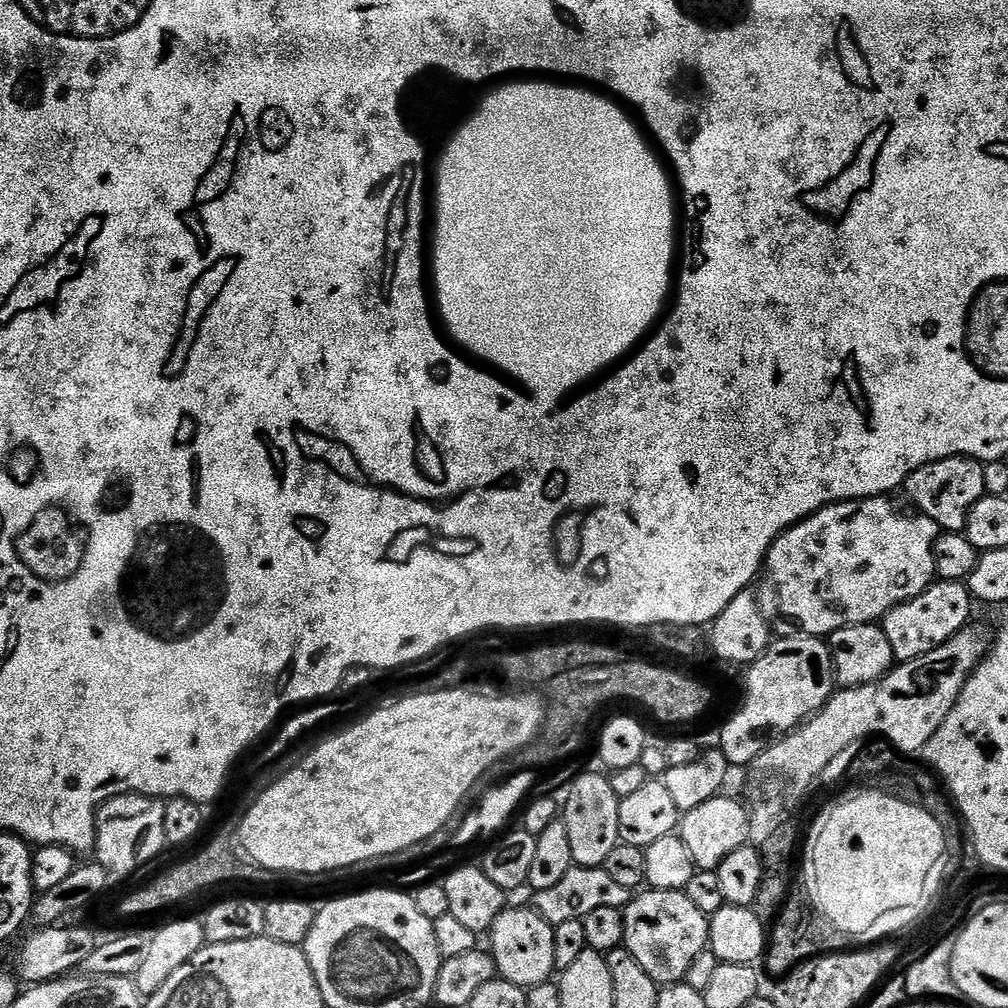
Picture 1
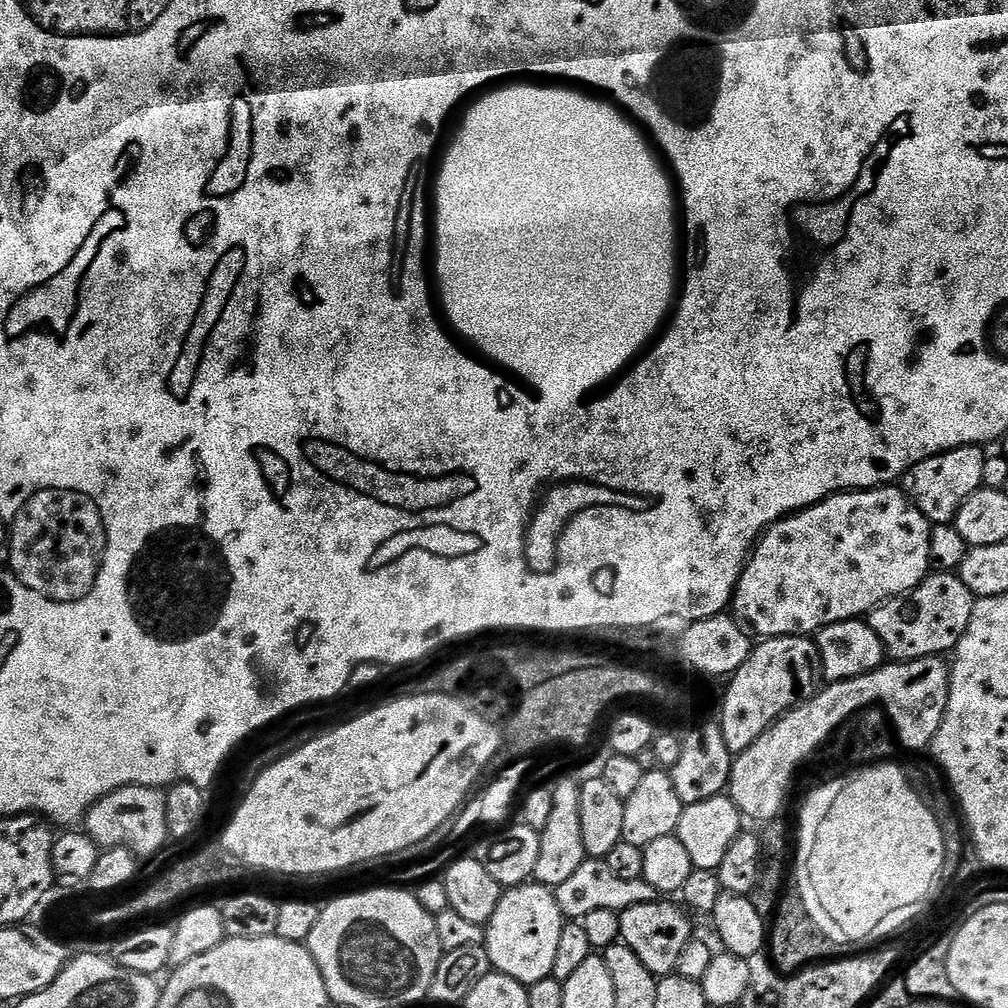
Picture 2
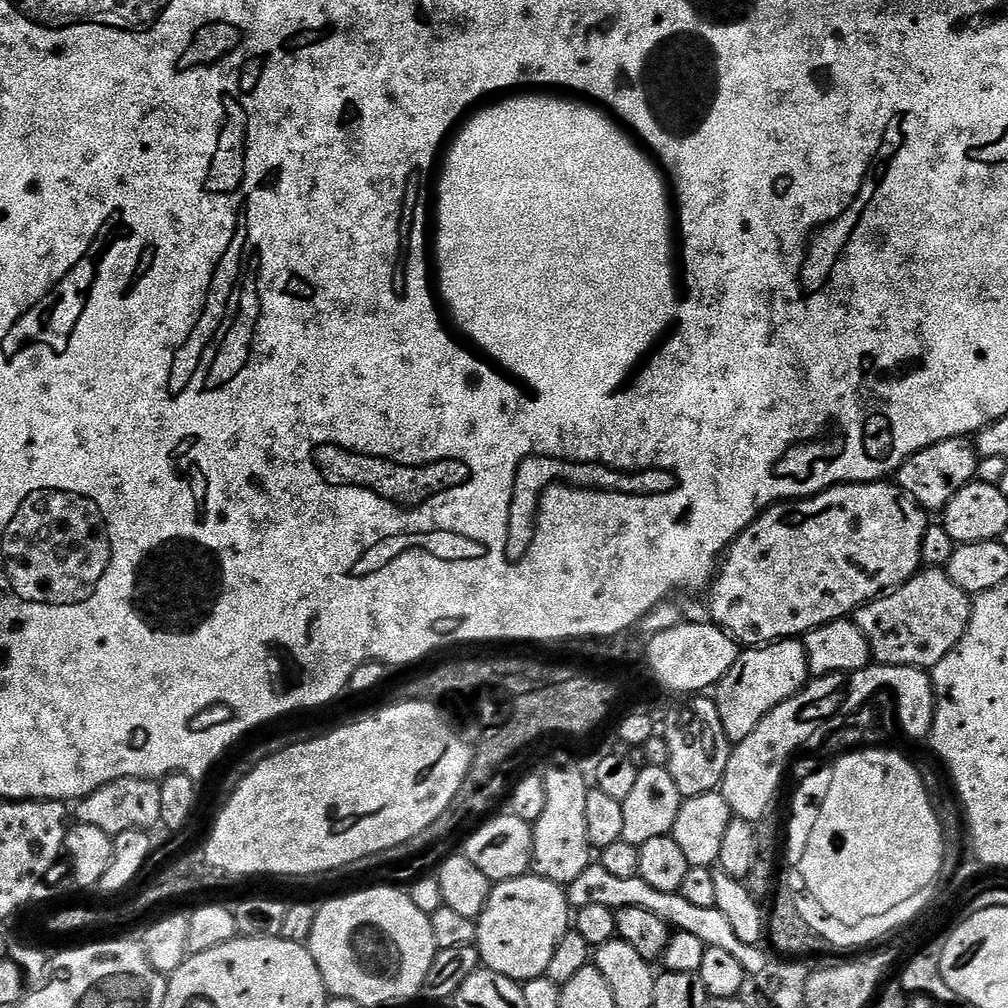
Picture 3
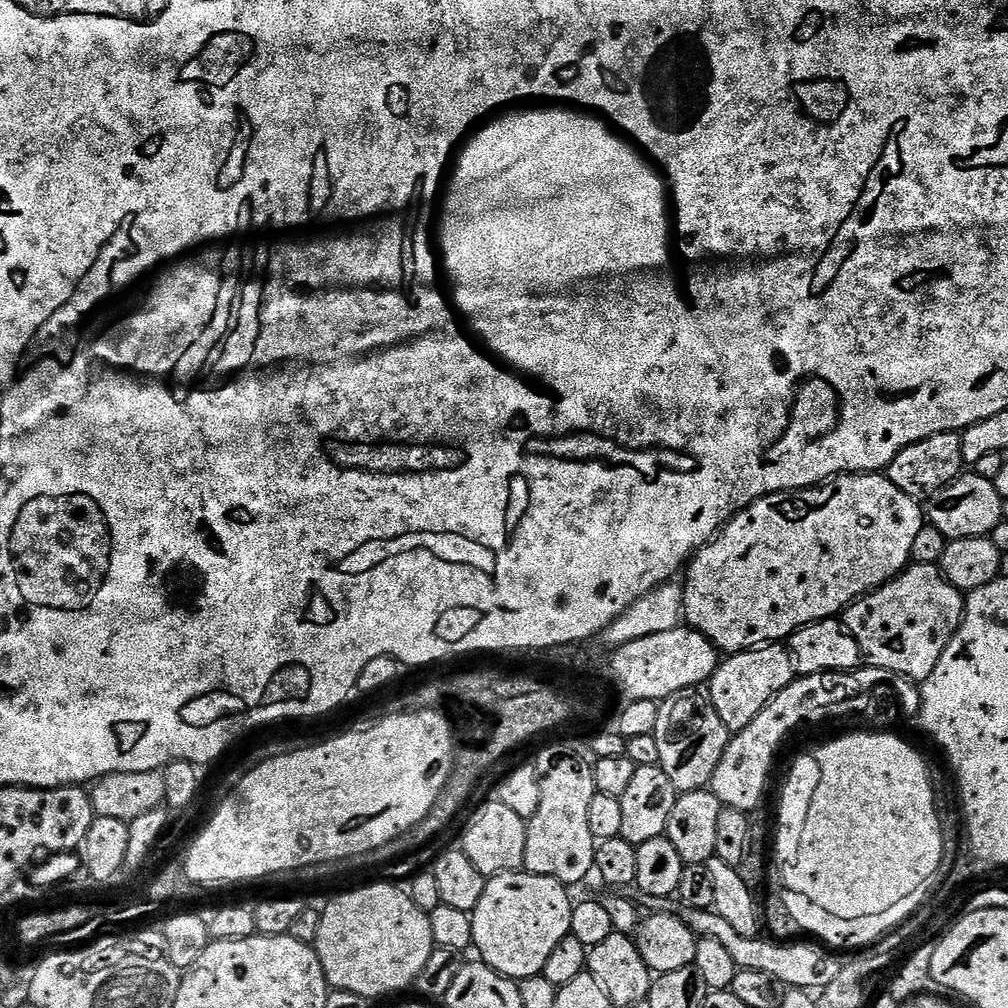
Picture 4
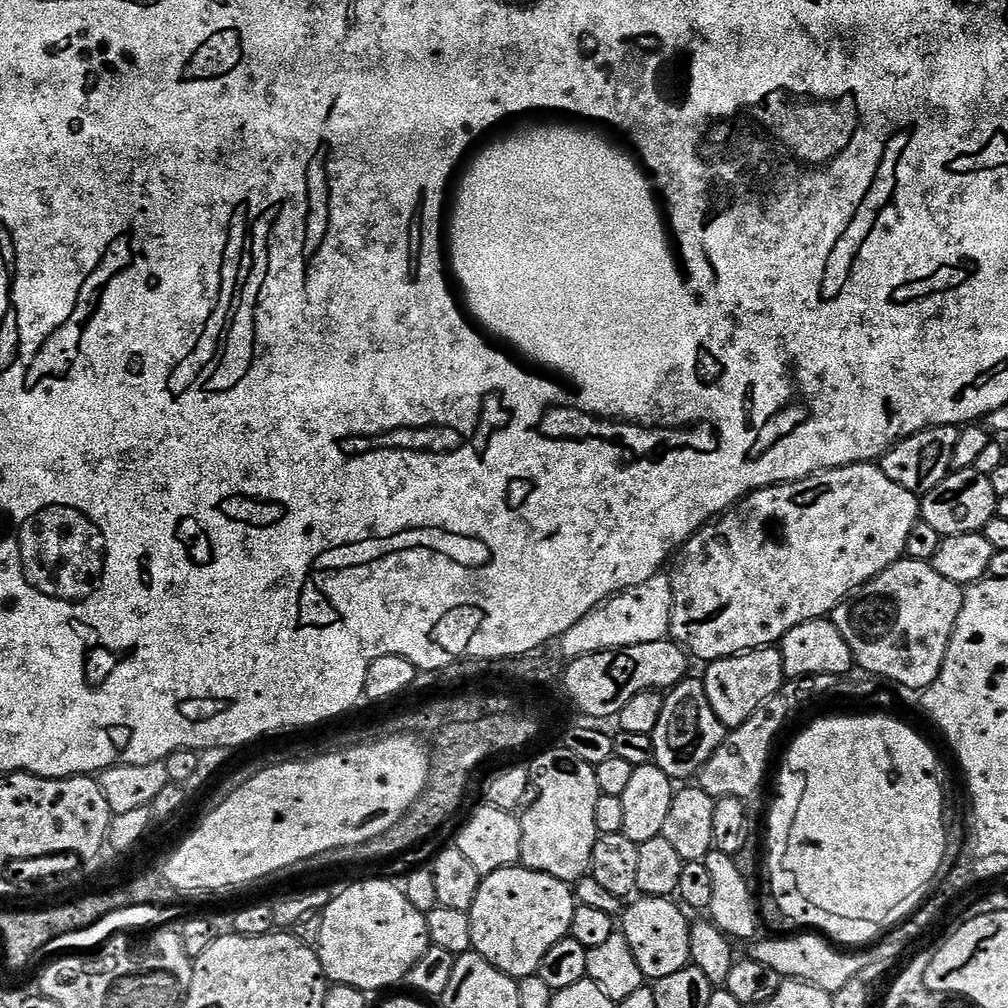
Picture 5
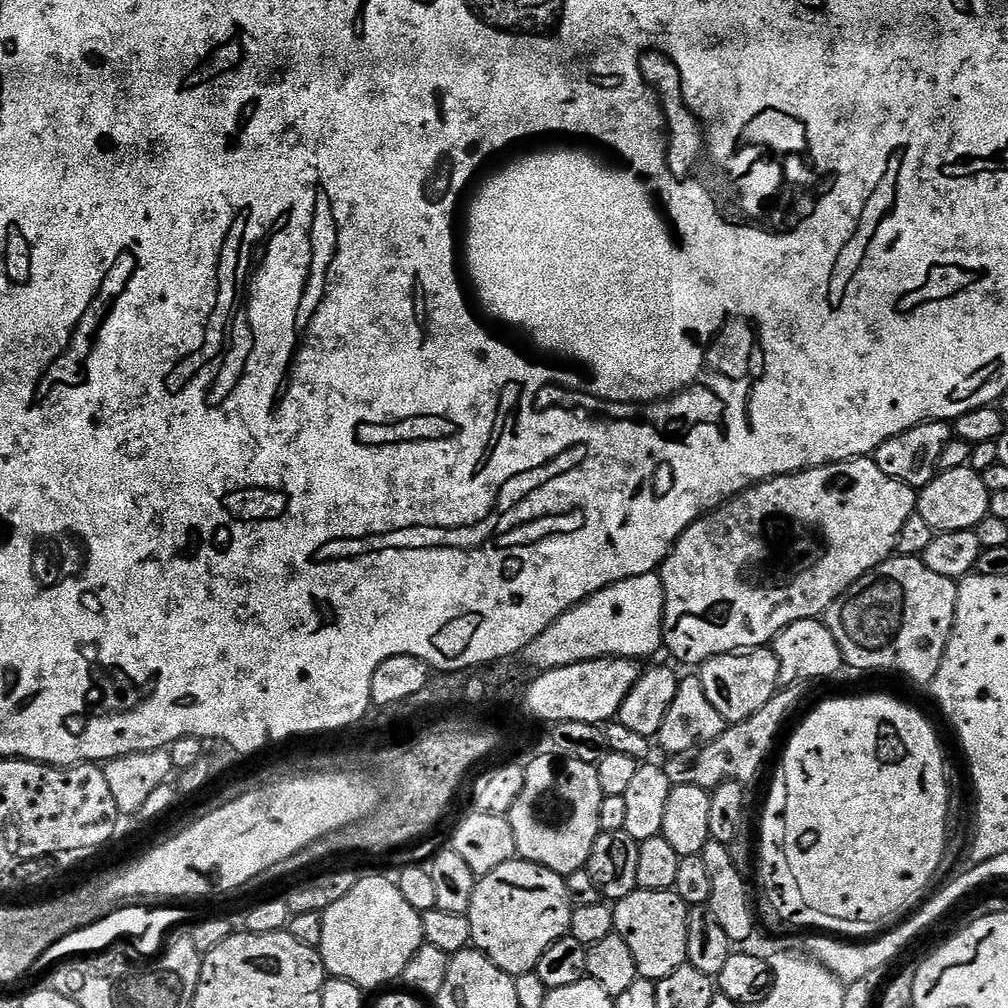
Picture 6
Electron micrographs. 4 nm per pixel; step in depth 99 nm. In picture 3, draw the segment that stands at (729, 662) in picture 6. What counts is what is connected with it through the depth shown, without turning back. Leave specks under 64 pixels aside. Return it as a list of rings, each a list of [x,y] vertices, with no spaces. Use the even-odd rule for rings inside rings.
[[[789,638],[763,646],[745,647],[714,689],[716,709],[722,718],[726,738],[733,744],[742,742],[742,738],[749,736],[754,726],[758,726],[758,722],[774,710],[774,706],[797,696],[809,679],[806,650],[799,639]]]

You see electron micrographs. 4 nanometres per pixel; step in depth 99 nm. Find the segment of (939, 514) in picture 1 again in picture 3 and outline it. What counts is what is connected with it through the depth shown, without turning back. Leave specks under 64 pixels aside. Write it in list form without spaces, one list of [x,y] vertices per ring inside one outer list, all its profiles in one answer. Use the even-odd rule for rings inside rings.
[[[959,436],[943,440],[937,444],[926,446],[926,450],[918,450],[910,458],[902,462],[902,466],[894,473],[894,483],[915,504],[919,504],[925,513],[943,513],[944,508],[962,490],[962,486],[973,483],[976,480],[976,465],[978,457],[971,439]]]

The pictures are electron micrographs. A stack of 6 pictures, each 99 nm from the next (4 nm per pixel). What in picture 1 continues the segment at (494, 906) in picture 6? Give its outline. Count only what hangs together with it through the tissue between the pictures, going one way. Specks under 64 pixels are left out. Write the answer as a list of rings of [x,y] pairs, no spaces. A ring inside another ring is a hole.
[[[505,907],[494,922],[490,933],[490,951],[496,959],[496,971],[503,979],[519,988],[529,989],[536,984],[546,984],[556,972],[554,962],[554,925],[536,913],[535,907]]]

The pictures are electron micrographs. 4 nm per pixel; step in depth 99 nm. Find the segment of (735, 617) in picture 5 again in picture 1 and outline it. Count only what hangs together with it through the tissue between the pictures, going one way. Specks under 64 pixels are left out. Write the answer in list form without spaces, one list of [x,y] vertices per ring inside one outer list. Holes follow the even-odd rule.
[[[867,496],[865,500],[841,500],[838,504],[829,504],[827,508],[821,508],[807,520],[802,520],[800,523],[792,525],[791,528],[784,529],[777,536],[766,557],[766,576],[768,572],[768,584],[772,587],[773,594],[776,595],[776,608],[780,611],[781,629],[779,631],[781,633],[827,638],[834,630],[842,630],[842,626],[847,624],[874,624],[883,621],[884,615],[894,606],[914,599],[933,584],[936,580],[934,542],[942,535],[938,522],[930,522],[930,518],[919,514],[907,516],[906,513],[899,512],[888,500],[891,499],[884,496]]]

